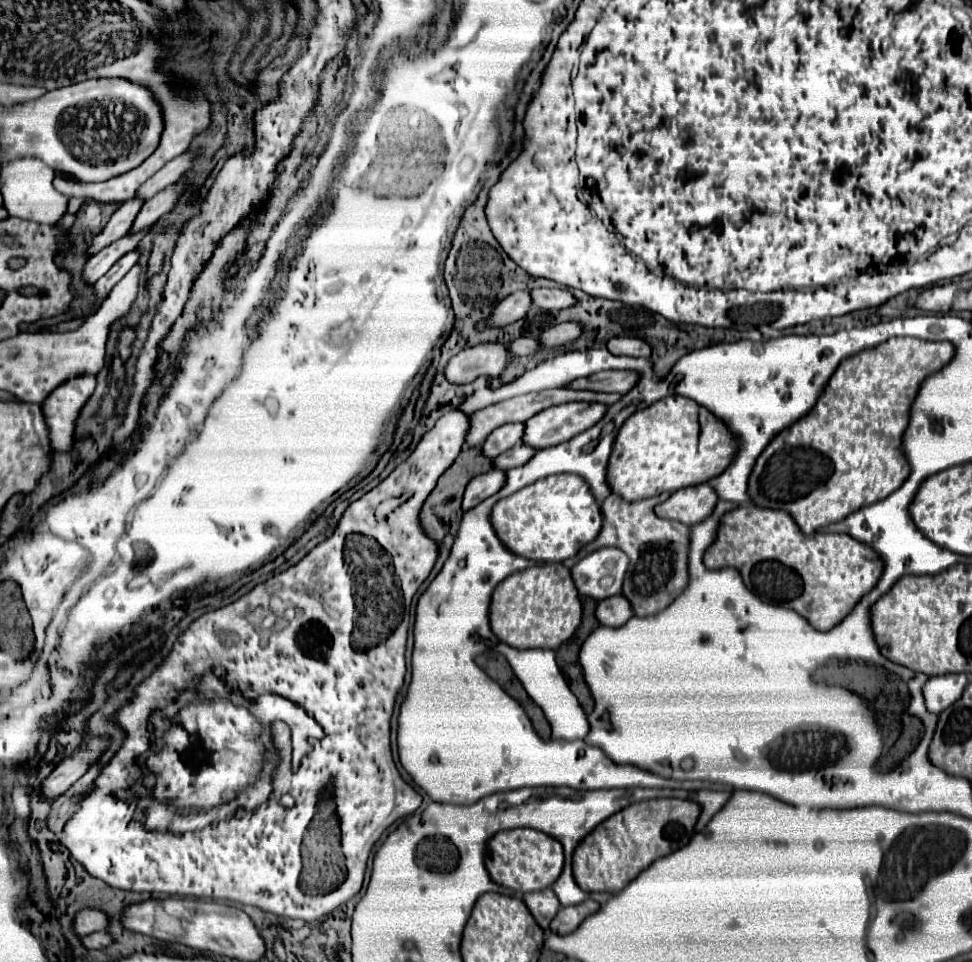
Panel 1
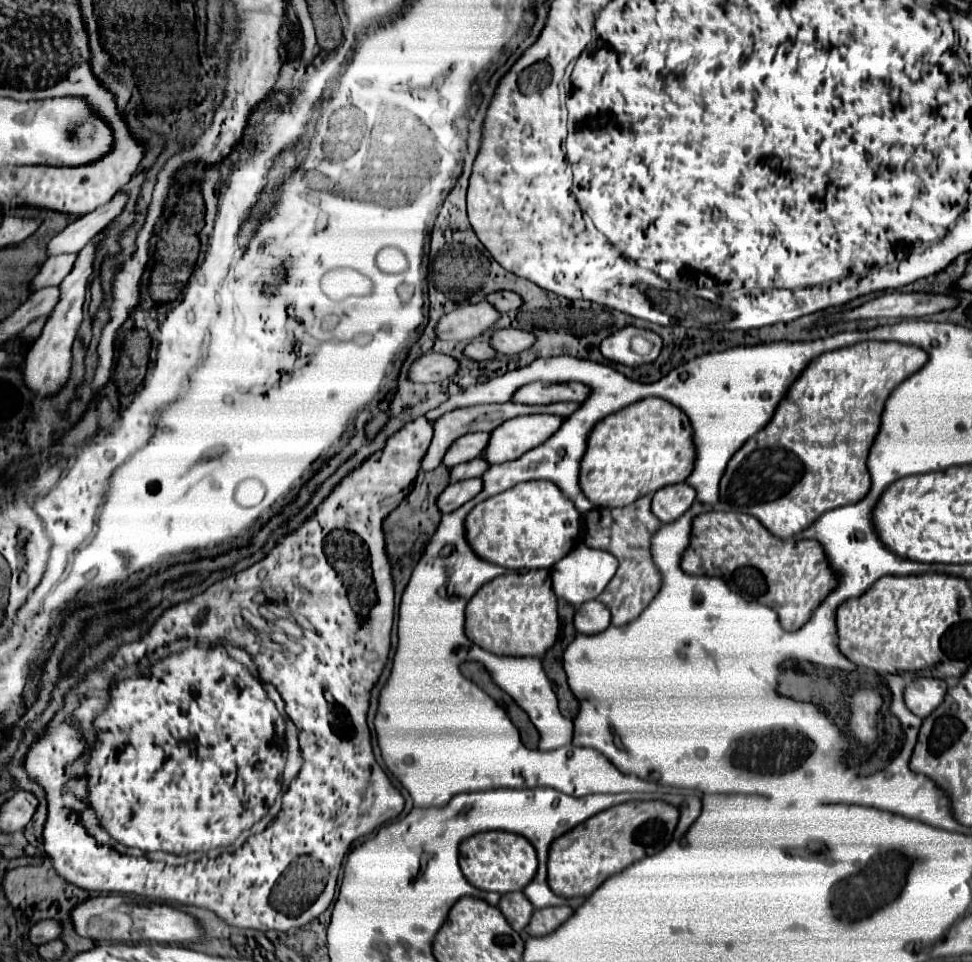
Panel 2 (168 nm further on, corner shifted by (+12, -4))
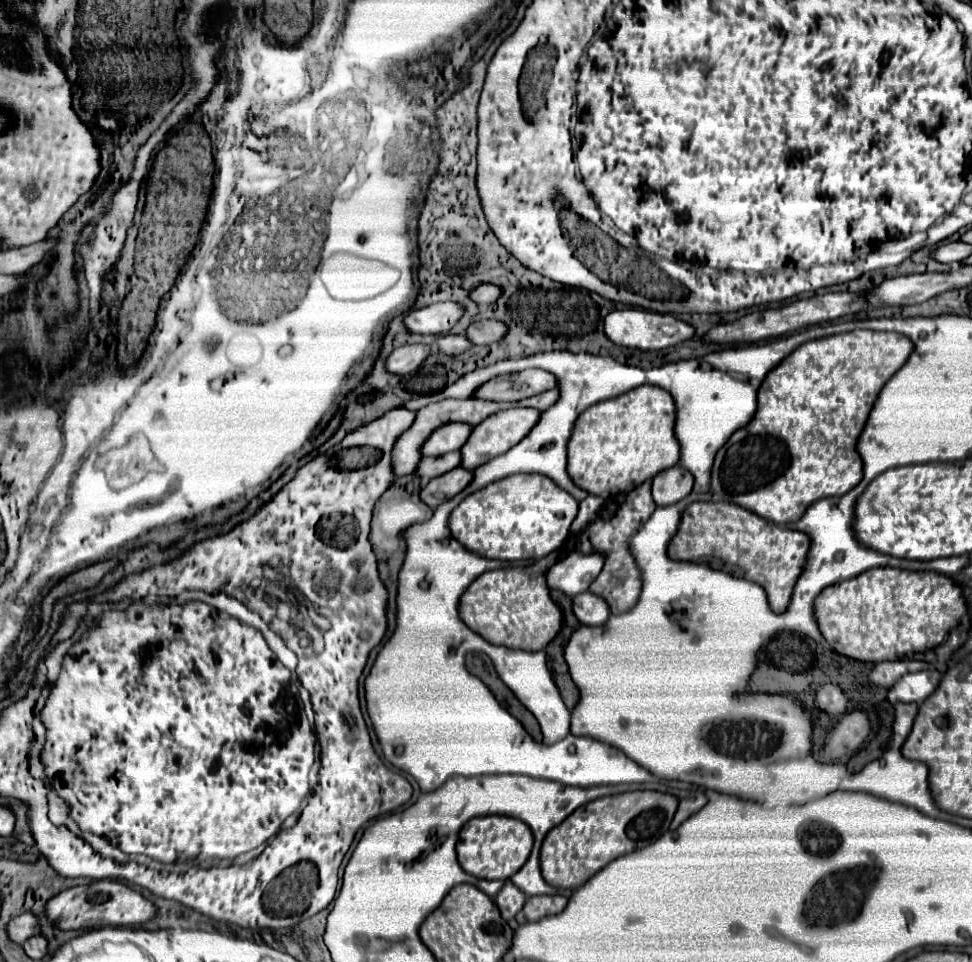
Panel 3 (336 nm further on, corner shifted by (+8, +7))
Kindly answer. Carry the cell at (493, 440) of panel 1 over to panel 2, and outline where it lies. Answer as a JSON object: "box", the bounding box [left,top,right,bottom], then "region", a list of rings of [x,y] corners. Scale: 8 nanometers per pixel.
{"box":[443,433,491,467],"region":[[[491,433],[463,435],[459,441],[455,441],[455,445],[451,445],[451,451],[447,451],[447,455],[443,459],[443,465],[455,467],[459,463],[467,463],[471,459],[481,457],[487,449],[489,439],[491,439]]]}

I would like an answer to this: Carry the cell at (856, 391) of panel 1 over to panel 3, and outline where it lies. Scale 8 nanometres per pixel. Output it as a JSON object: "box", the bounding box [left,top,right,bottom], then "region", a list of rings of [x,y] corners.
{"box":[711,330,913,524],"region":[[[853,330],[825,336],[795,348],[761,382],[757,412],[751,422],[731,434],[731,440],[717,450],[711,468],[713,500],[739,504],[769,522],[781,524],[797,522],[815,500],[849,492],[863,476],[863,462],[855,450],[857,438],[869,418],[877,394],[905,364],[911,350],[913,344],[907,336],[875,330]]]}

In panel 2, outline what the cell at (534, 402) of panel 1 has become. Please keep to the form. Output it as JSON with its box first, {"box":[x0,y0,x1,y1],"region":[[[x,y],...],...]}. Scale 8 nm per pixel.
{"box":[421,403,579,471],"region":[[[491,403],[491,405],[473,405],[473,407],[465,407],[465,409],[455,409],[451,413],[445,413],[443,417],[439,417],[435,421],[435,435],[431,441],[431,447],[427,451],[427,455],[423,457],[423,467],[421,471],[431,471],[435,467],[439,467],[443,463],[445,453],[449,451],[449,447],[467,433],[475,433],[475,431],[493,431],[499,425],[503,425],[505,421],[519,417],[519,415],[531,415],[531,413],[555,413],[555,415],[563,415],[569,417],[571,413],[575,413],[579,409],[579,403],[551,403],[551,405],[523,405],[523,403]]]}

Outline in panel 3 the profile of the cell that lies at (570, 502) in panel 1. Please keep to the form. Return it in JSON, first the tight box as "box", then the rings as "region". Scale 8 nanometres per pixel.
{"box":[449,474,577,560],"region":[[[511,474],[469,494],[451,514],[449,530],[469,552],[497,560],[543,558],[559,550],[577,516],[577,500],[539,474]]]}

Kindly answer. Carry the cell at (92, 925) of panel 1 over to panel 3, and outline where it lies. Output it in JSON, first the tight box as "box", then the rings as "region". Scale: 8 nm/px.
{"box":[7,912,41,944],"region":[[[25,912],[21,916],[15,916],[9,924],[7,924],[7,934],[9,934],[9,940],[15,942],[15,944],[23,944],[27,938],[31,936],[37,936],[41,930],[39,930],[39,922],[37,918],[31,914],[31,912]]]}

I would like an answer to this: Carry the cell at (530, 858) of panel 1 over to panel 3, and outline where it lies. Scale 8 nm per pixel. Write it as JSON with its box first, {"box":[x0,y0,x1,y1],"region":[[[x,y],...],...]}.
{"box":[457,816,533,880],"region":[[[479,816],[471,818],[459,832],[457,860],[461,868],[475,878],[485,880],[509,880],[529,858],[533,848],[533,834],[527,824],[511,816]]]}

